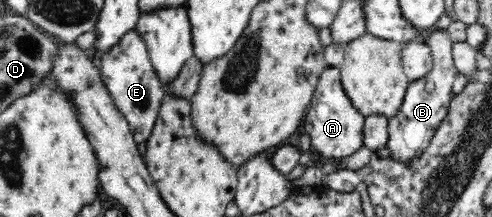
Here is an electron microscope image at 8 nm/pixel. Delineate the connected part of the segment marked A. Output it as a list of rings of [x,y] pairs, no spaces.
[[[326,67],[321,73],[311,106],[303,120],[305,134],[324,158],[344,159],[363,146],[364,116],[352,105],[342,85],[339,67]]]

